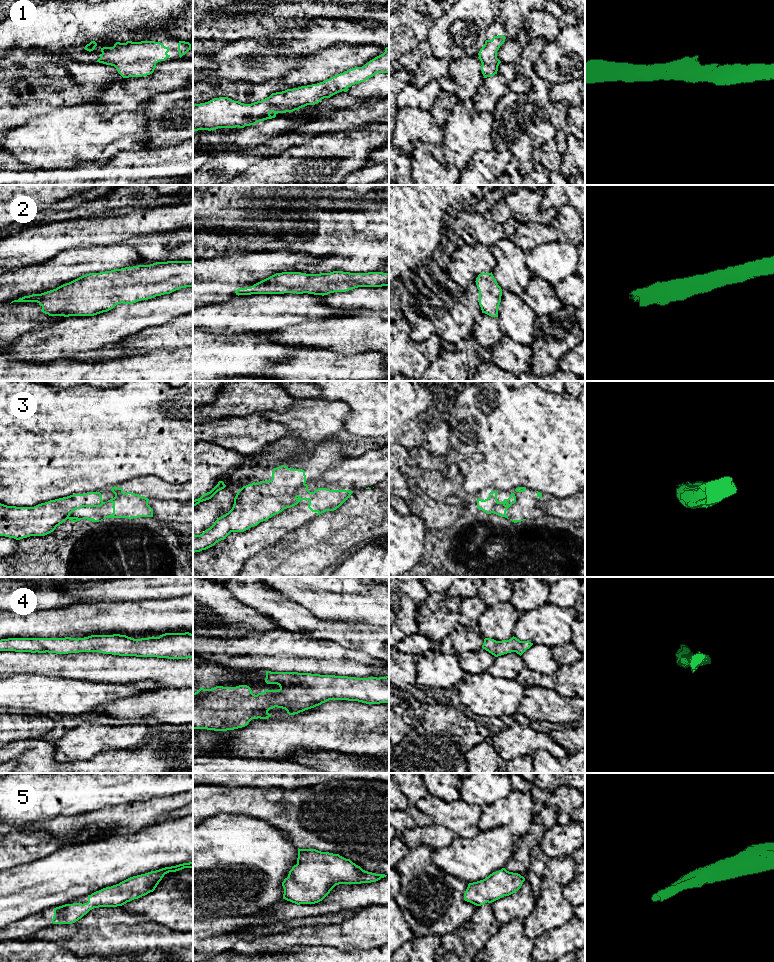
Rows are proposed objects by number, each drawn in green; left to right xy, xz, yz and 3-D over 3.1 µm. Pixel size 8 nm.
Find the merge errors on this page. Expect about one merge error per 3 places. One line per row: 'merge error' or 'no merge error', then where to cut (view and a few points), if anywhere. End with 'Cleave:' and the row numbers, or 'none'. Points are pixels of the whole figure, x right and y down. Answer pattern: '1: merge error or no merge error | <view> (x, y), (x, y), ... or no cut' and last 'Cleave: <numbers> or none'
1: no merge error | no cut
2: no merge error | no cut
3: merge error | yz (504, 503), (495, 505), (491, 512)
4: no merge error | no cut
5: no merge error | no cut
Cleave: 3

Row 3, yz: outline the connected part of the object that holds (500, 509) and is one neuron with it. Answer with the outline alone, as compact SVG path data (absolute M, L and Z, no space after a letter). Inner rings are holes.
M515 501L515 502L516 502L516 501ZM514 502L514 503L515 503L515 502ZM512 503L512 504L514 504L514 503ZM497 504L497 505L495 505L495 506L493 507L492 513L494 513L494 514L496 514L496 515L498 515L498 516L505 517L505 518L509 519L508 516L506 515L506 511L507 511L507 509L508 509L512 504L507 504L507 505L505 505L505 504Z

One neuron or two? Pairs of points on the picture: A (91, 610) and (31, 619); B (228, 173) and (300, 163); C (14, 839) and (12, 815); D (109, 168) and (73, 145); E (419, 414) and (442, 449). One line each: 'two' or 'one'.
A: one
B: two
C: two
D: two
E: one

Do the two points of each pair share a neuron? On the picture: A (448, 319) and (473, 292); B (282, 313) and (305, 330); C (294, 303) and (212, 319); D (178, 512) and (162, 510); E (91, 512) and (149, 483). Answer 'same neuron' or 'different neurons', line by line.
A: same neuron
B: different neurons
C: same neuron
D: same neuron
E: same neuron

